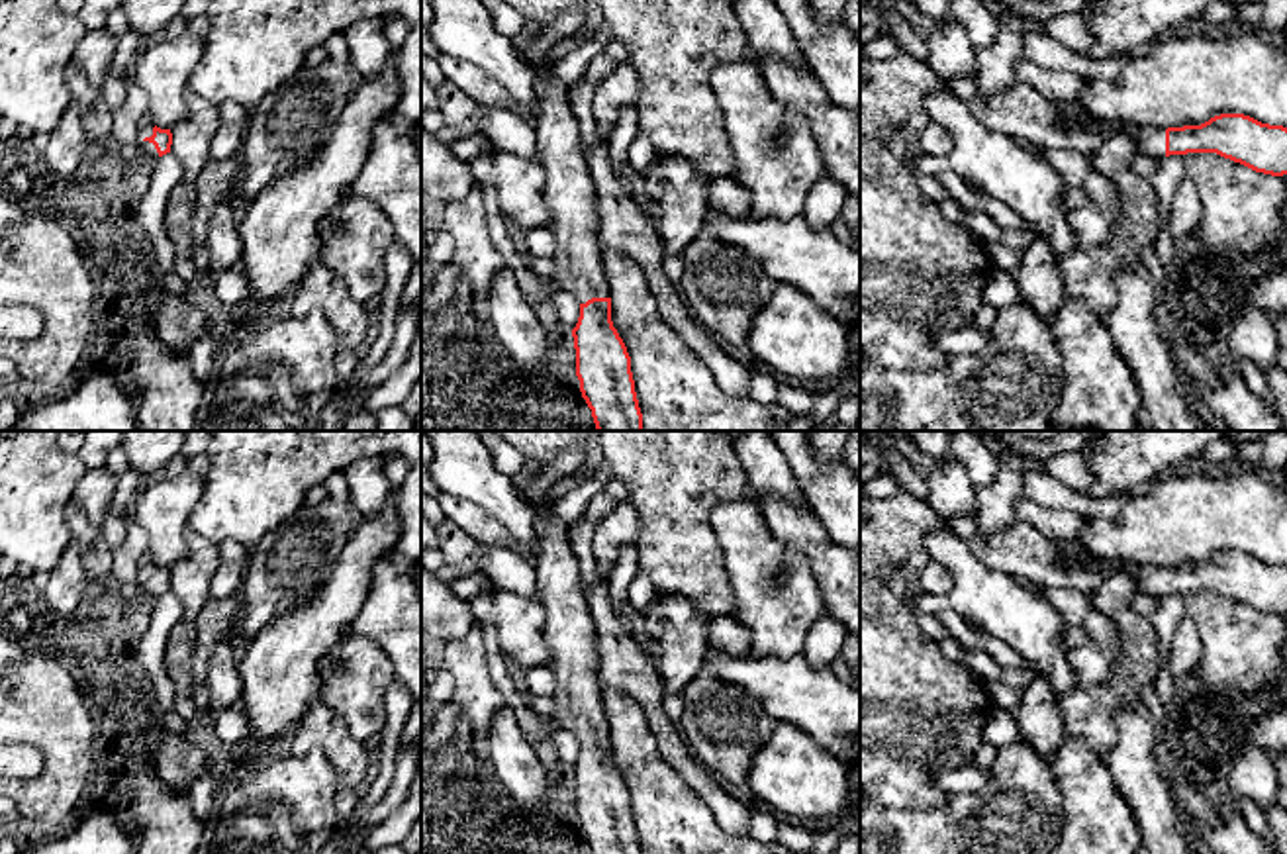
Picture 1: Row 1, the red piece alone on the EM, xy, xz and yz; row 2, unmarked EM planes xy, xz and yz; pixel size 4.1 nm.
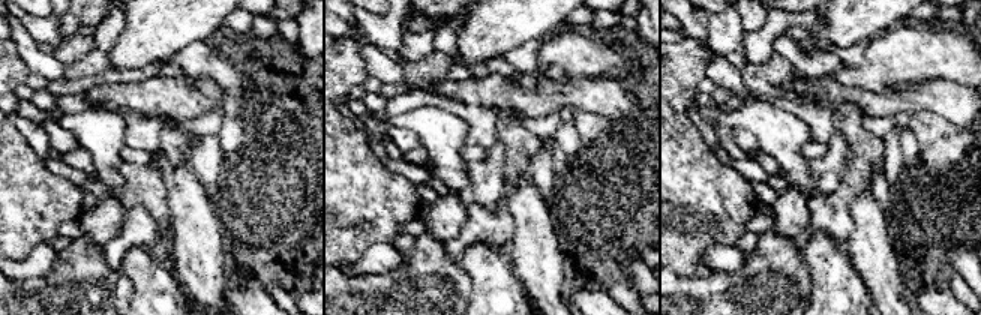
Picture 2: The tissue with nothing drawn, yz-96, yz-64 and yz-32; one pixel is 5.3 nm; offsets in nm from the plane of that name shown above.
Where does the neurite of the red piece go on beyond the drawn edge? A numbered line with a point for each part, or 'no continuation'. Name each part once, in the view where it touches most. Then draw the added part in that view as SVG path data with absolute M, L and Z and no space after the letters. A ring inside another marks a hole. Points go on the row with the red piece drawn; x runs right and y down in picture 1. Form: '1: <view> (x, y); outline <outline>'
1: xy (145, 126); outline M149 114L145 118L141 118L141 121L139 121L139 145L147 155L159 157L155 145L147 141L153 135L153 127L155 127L155 123L153 123Z

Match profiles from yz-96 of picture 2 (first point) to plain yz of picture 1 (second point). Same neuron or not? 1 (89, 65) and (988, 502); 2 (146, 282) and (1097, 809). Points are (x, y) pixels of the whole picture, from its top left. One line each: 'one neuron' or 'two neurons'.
1: two neurons
2: one neuron

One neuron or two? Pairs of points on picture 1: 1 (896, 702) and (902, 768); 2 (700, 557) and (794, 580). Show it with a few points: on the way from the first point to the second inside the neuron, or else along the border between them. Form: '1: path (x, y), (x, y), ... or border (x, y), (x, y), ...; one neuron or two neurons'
1: path (896, 717), (896, 753); one neuron
2: border (708, 520), (721, 549), (733, 608); two neurons

